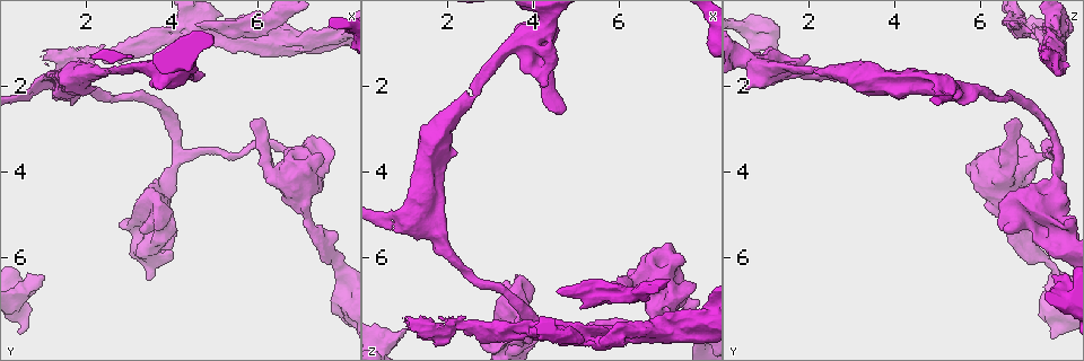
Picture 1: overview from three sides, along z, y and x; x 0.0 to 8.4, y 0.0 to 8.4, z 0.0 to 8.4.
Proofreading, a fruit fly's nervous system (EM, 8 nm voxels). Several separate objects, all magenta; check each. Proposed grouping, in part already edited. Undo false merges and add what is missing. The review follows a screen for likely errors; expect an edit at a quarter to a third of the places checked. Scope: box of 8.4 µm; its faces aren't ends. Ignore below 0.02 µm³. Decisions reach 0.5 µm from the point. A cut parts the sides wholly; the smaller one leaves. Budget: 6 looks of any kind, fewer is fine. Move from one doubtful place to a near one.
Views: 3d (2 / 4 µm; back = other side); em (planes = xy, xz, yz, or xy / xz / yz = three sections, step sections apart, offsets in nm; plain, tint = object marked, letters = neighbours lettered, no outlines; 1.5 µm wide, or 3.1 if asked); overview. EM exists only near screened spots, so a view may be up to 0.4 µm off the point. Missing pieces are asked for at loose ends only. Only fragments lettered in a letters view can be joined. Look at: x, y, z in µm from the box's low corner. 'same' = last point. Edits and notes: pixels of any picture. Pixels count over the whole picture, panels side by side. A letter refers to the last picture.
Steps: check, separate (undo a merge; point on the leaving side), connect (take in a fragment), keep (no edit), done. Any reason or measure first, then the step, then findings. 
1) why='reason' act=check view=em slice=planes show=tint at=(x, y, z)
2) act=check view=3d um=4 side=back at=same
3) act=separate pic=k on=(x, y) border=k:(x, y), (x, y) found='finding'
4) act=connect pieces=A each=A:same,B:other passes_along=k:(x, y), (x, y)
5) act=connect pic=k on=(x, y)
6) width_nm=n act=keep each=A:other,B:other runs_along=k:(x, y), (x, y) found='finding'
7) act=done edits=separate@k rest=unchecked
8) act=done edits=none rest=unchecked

why='branch stops here' act=check view=3d um=4 at=(0.95, 6.45, 7.70)

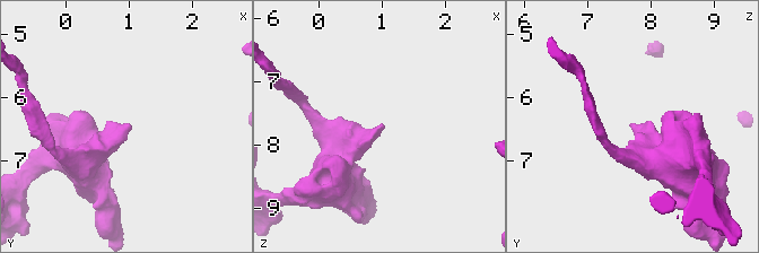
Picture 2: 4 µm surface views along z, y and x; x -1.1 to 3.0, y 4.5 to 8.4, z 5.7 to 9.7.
act=check view=em slice=xy step=8 show=letters at=(1.00, 6.40, 7.70)

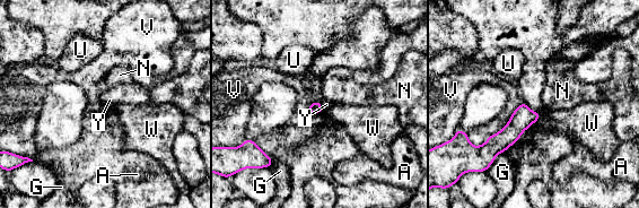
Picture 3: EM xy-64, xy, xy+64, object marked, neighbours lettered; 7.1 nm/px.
act=keep each=A:other,G:other,N:other,U:other,V:other,W:other,Y:other border=3:(318, 101), (324, 110) found='none of them fits'

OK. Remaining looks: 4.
why='touches itself' act=check view=em slice=planes show=letters at=(0.70, 2.05, 4.90)

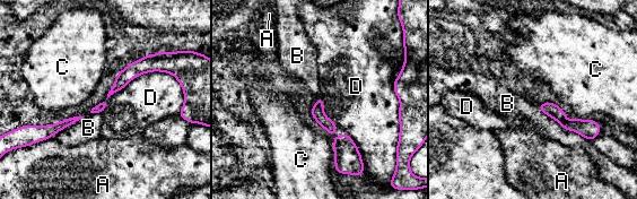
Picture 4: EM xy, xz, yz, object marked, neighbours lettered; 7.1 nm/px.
width_nm=70 longest_contact=D:600nm act=keep each=A:other,B:other,C:other,D:other found='one neuron here'

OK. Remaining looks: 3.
why='an open end' act=check view=em slice=planes show=plain at=(4.55, 0.65, 6.75)

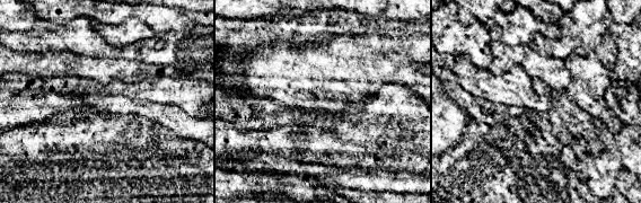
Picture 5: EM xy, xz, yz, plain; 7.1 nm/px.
act=check view=em slice=planes show=letters at=same

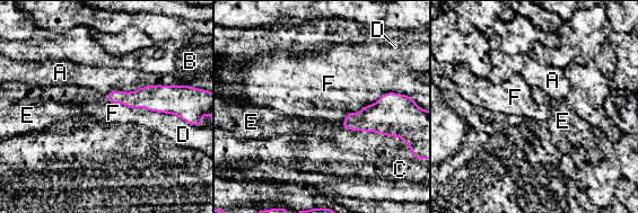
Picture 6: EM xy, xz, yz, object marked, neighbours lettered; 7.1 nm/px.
act=connect pieces=E each=A:other,B:other,C:other,D:other,E:same,F:other passes_along=6:(394, 114), (368, 131), (367, 143) found='it goes on there'

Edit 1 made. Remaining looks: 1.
act=done edits=connect@6 rest=unchecked

